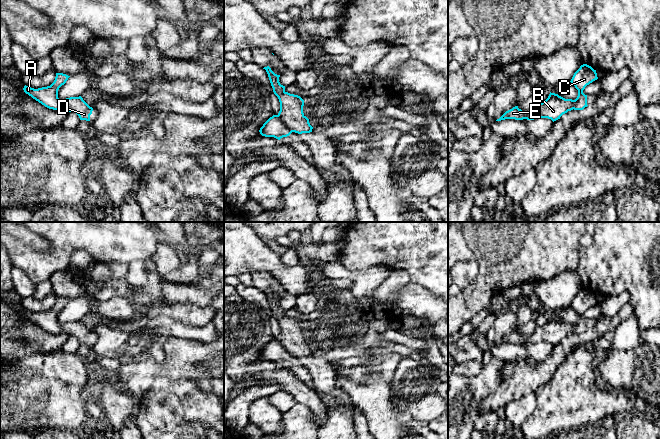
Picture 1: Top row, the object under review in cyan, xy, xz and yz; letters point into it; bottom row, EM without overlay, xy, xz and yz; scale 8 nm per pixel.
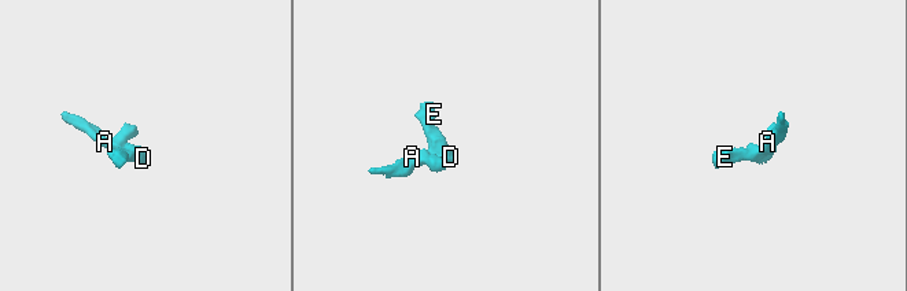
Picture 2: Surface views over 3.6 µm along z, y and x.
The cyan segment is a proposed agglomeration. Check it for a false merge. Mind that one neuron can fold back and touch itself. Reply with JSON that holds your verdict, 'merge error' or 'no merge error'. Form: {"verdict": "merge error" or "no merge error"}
{"verdict": "merge error"}

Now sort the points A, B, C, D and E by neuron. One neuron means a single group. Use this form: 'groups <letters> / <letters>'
groups A C / B D E

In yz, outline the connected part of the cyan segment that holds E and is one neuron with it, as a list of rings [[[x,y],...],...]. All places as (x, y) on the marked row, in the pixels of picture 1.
[[[551,93],[548,98],[542,103],[536,103],[534,108],[530,111],[522,111],[518,106],[506,111],[499,119],[496,121],[501,121],[505,119],[515,119],[515,120],[534,120],[538,118],[548,118],[553,122],[560,119],[560,117],[573,110],[575,100],[565,99],[558,94]]]

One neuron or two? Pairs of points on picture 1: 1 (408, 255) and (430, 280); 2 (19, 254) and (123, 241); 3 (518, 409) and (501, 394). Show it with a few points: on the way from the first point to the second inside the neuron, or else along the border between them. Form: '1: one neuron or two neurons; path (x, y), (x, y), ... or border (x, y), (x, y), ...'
1: one neuron; path (414, 261), (426, 274)
2: one neuron; path (45, 256), (53, 256), (68, 241), (97, 241)
3: two neurons; border (511, 399), (504, 406)

